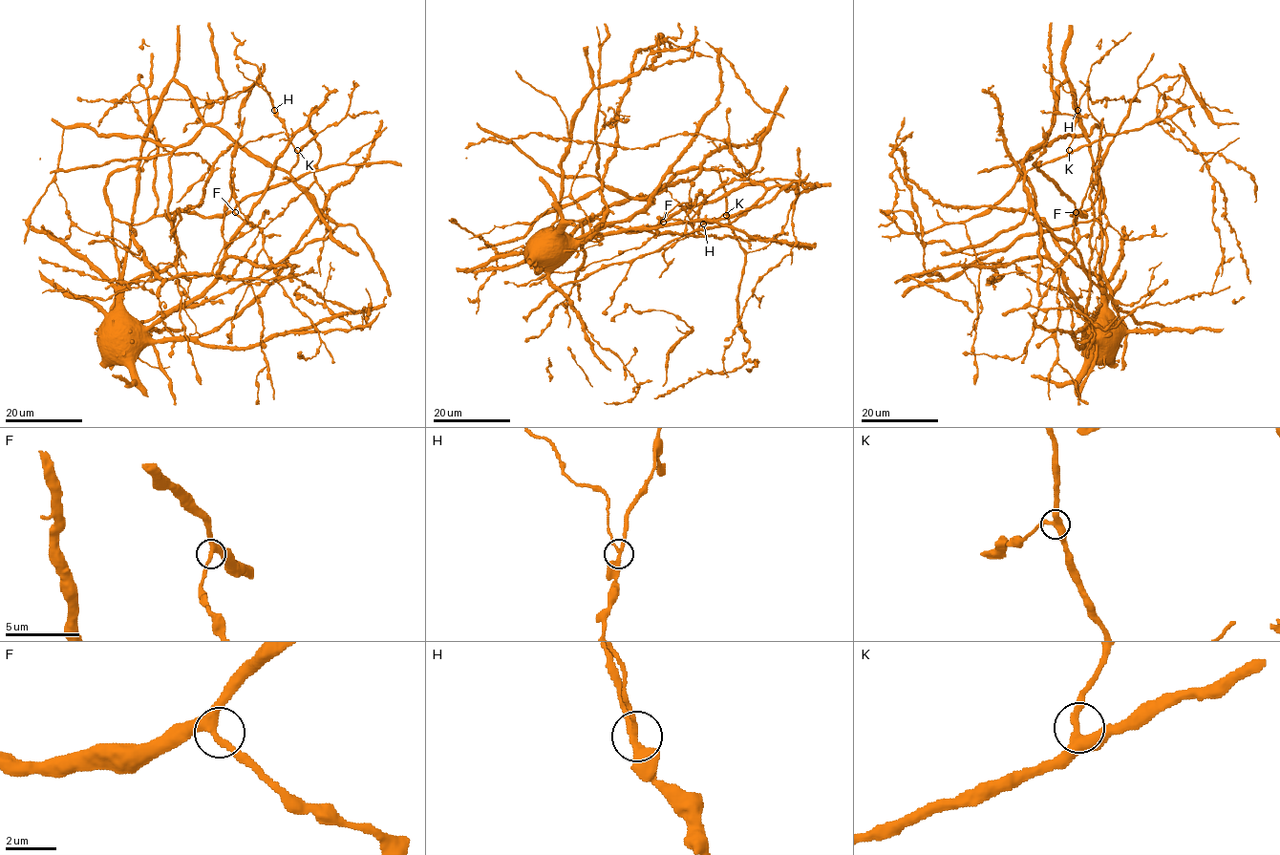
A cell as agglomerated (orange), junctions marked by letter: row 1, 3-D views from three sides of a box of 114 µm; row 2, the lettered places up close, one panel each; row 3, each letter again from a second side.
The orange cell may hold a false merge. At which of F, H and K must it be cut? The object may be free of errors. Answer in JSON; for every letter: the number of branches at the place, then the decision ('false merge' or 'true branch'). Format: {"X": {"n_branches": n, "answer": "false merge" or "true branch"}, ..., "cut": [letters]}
{"F": {"n_branches": 3, "answer": "true branch"}, "H": {"n_branches": 3, "answer": "false merge"}, "K": {"n_branches": 3, "answer": "true branch"}, "cut": ["H"]}

